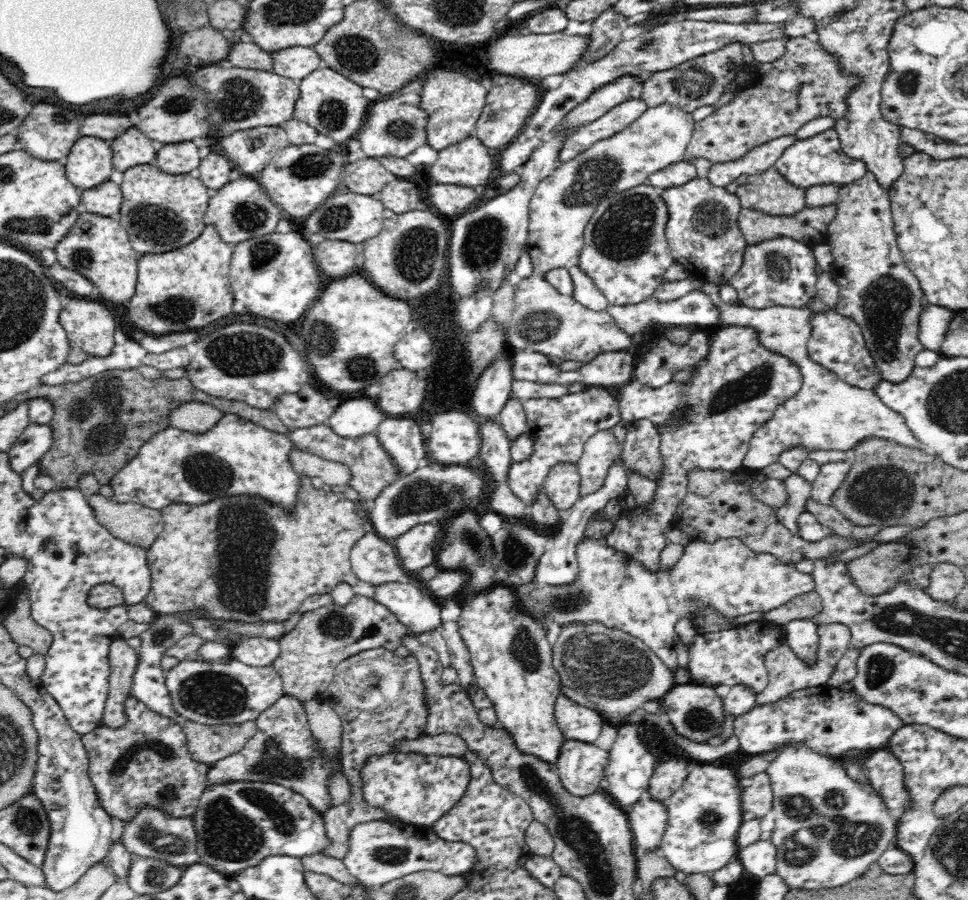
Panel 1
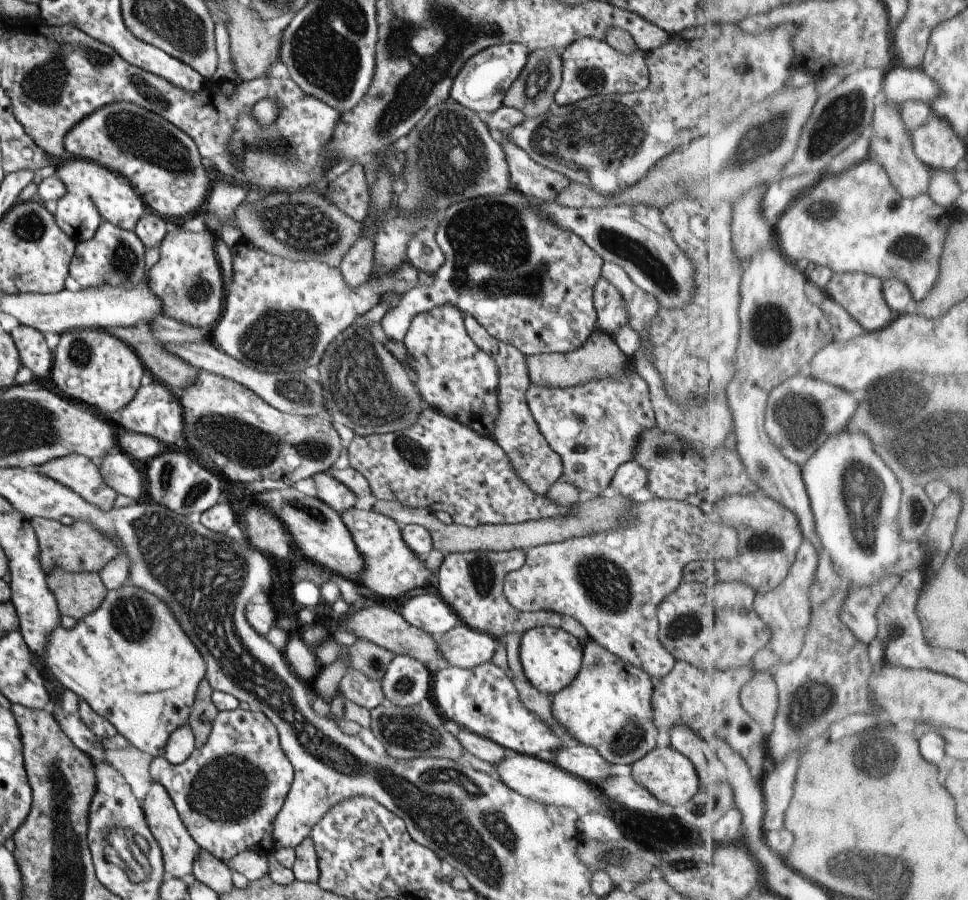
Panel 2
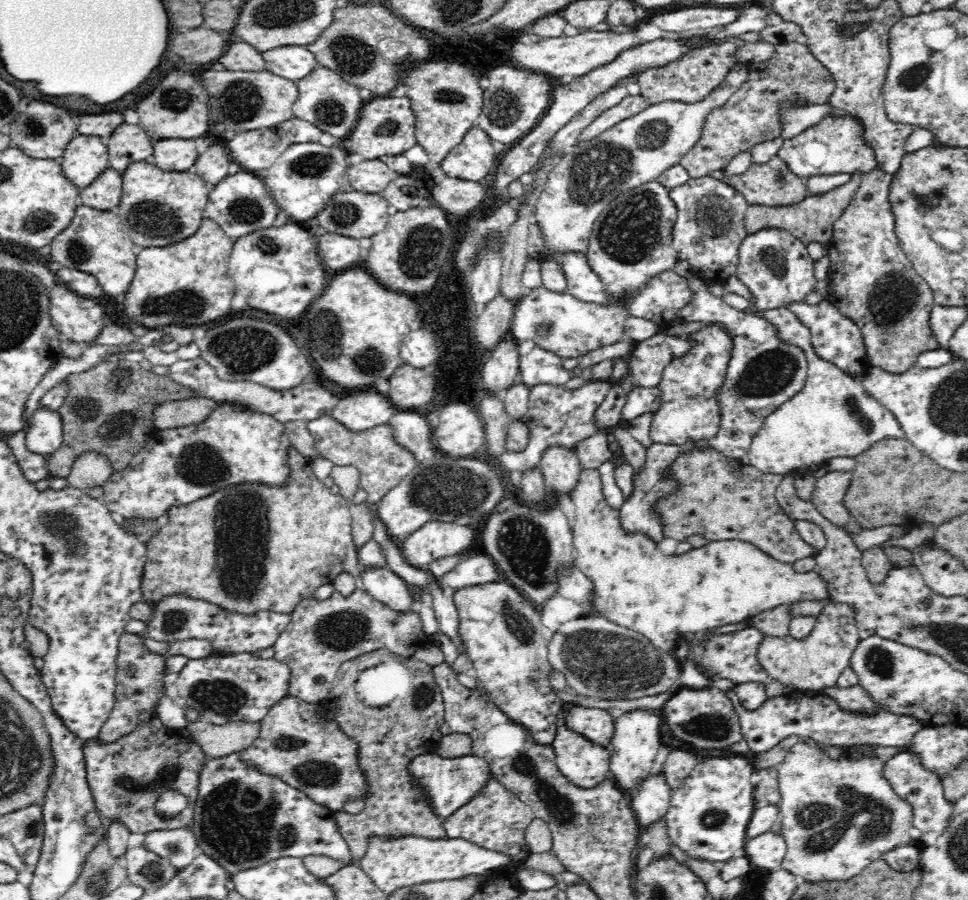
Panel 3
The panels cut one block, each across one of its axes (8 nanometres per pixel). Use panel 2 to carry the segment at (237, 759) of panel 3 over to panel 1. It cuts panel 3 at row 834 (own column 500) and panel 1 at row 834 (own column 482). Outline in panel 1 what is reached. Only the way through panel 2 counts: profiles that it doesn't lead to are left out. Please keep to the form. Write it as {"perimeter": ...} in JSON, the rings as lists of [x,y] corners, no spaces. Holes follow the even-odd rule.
{"perimeter":[[[228,780],[209,784],[192,816],[201,862],[233,877],[266,857],[302,858],[331,847],[324,817],[295,790],[273,782]]]}

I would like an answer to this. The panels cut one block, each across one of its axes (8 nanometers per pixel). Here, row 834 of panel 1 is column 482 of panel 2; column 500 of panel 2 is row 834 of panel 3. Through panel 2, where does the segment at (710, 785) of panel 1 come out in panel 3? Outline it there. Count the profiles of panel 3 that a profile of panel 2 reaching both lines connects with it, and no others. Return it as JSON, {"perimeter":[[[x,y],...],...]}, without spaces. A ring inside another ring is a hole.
{"perimeter":[[[740,754],[701,758],[682,786],[671,789],[670,806],[665,814],[667,833],[671,841],[692,858],[703,858],[718,865],[745,854],[746,829],[755,809],[755,786],[751,776],[756,771],[752,762]]]}

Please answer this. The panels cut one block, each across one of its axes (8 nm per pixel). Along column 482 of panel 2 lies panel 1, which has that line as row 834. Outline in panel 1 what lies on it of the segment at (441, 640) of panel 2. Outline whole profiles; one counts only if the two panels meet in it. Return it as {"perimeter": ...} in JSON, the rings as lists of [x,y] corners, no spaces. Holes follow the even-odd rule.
{"perimeter":[[[647,793],[642,794],[640,800],[634,802],[626,813],[637,852],[661,846],[668,820],[664,800],[652,798]]]}

